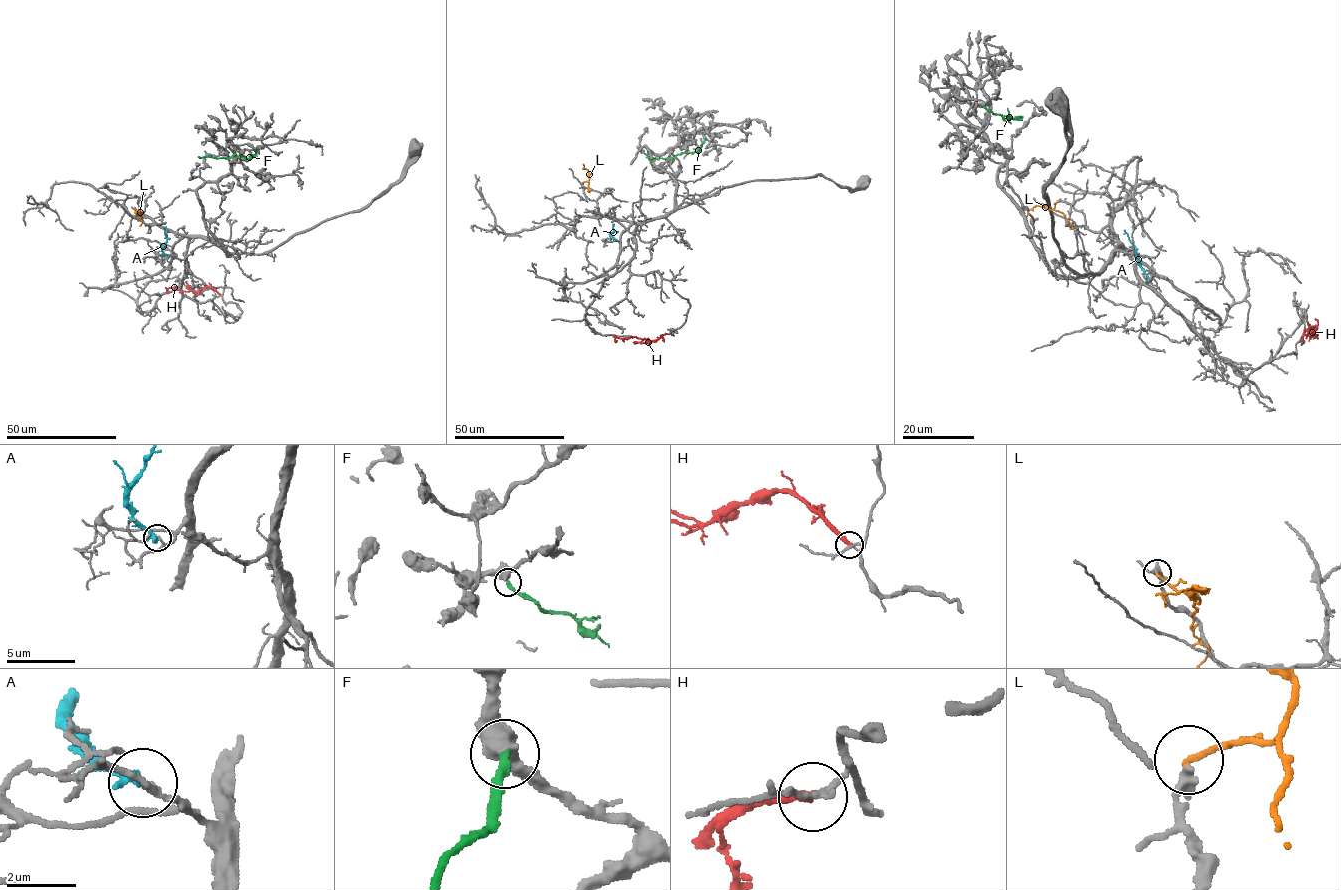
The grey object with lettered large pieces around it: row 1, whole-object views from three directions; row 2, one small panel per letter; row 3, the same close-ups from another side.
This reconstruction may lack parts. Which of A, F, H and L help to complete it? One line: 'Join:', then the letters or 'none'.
Join: none

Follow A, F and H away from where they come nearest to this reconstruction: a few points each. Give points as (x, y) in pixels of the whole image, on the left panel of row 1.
A: (167, 256), (162, 249), (167, 240), (166, 226)
F: (257, 150), (248, 158), (199, 158)
H: (220, 295), (211, 286), (187, 291), (168, 288), (168, 293)

